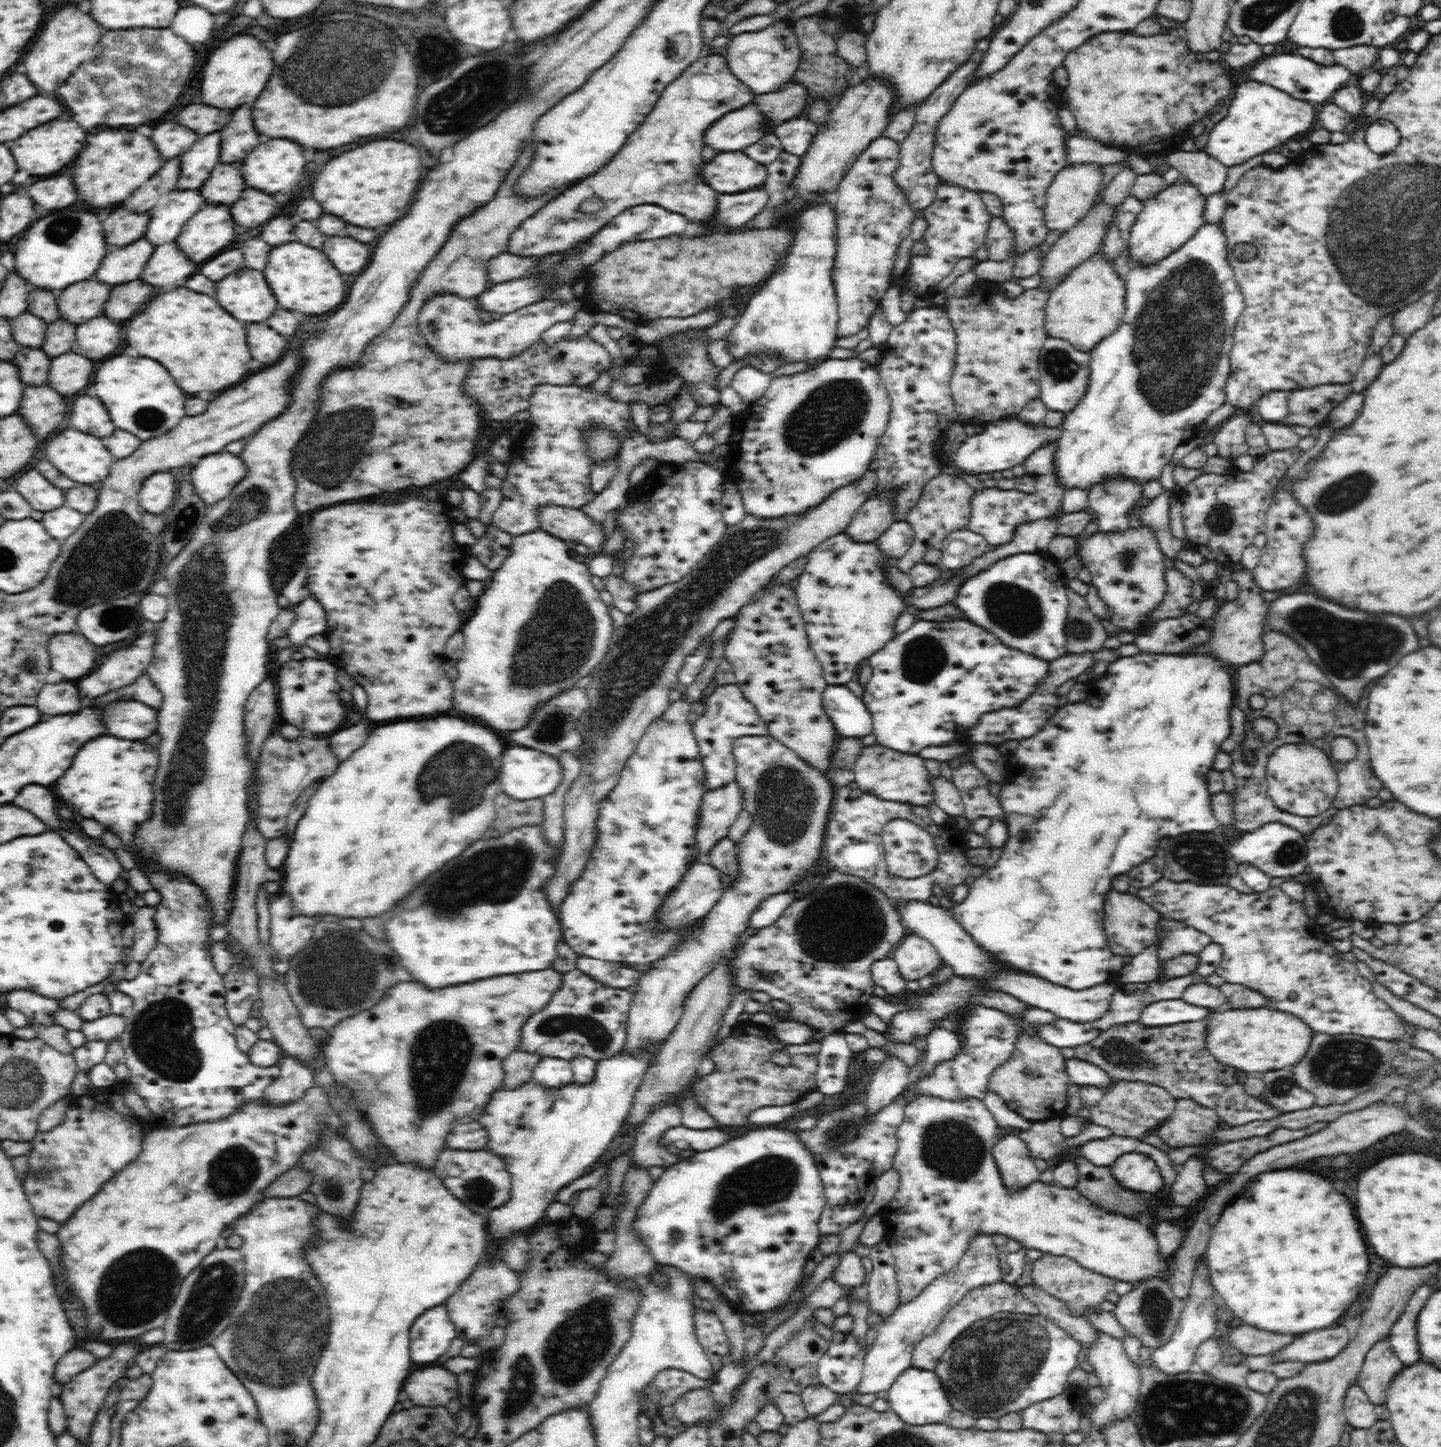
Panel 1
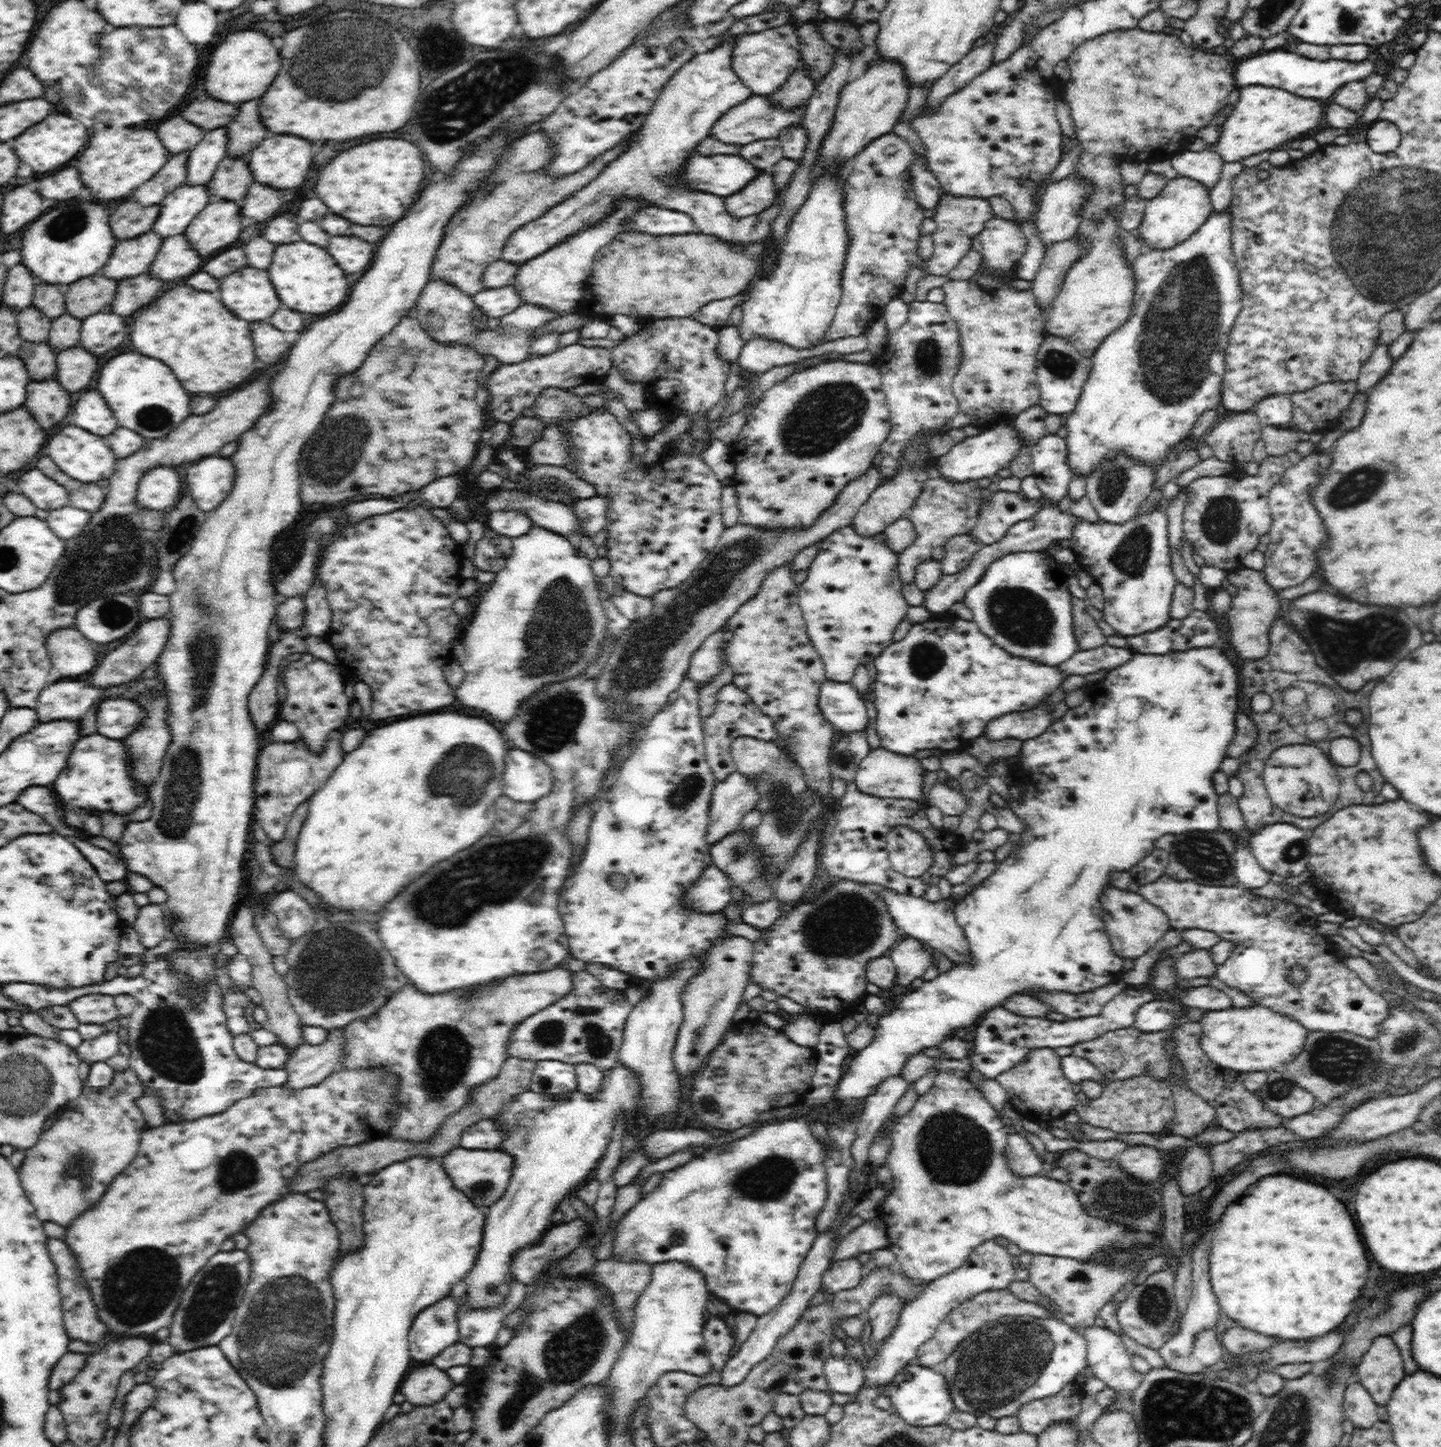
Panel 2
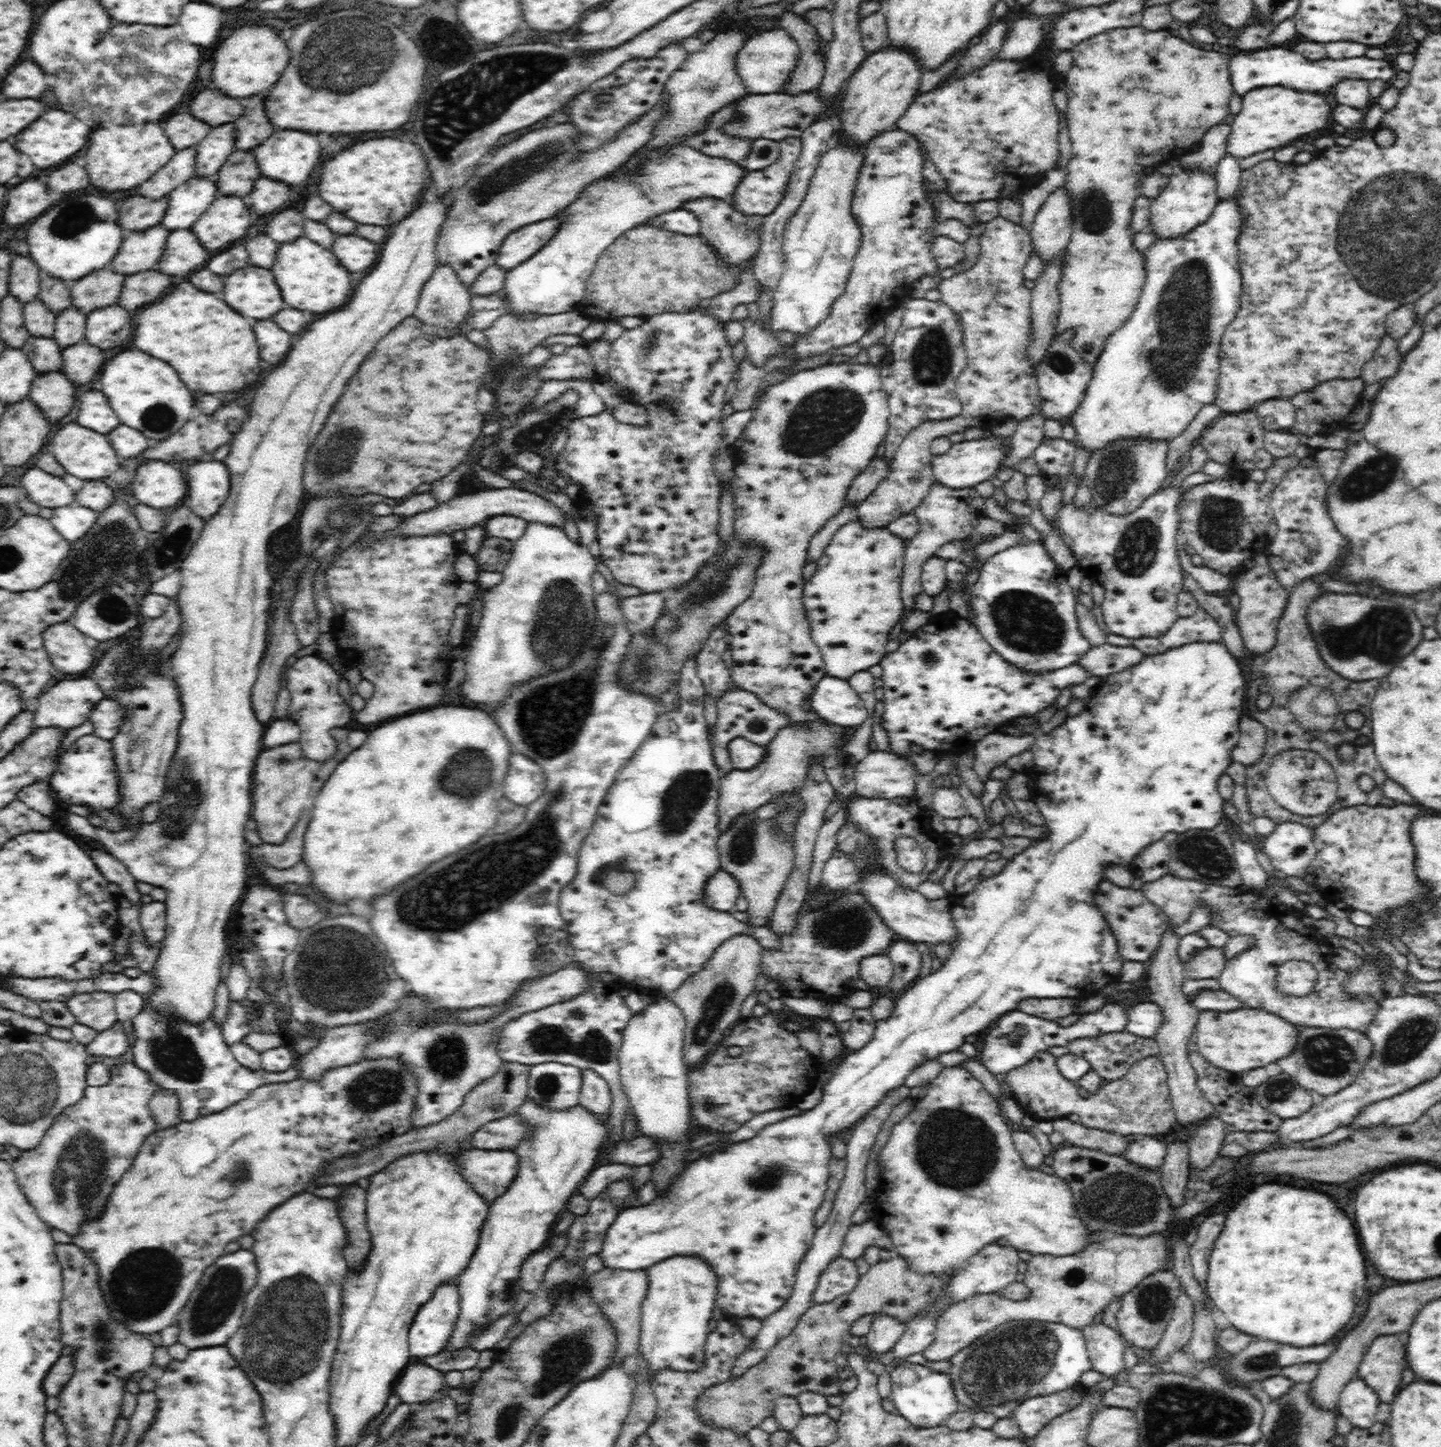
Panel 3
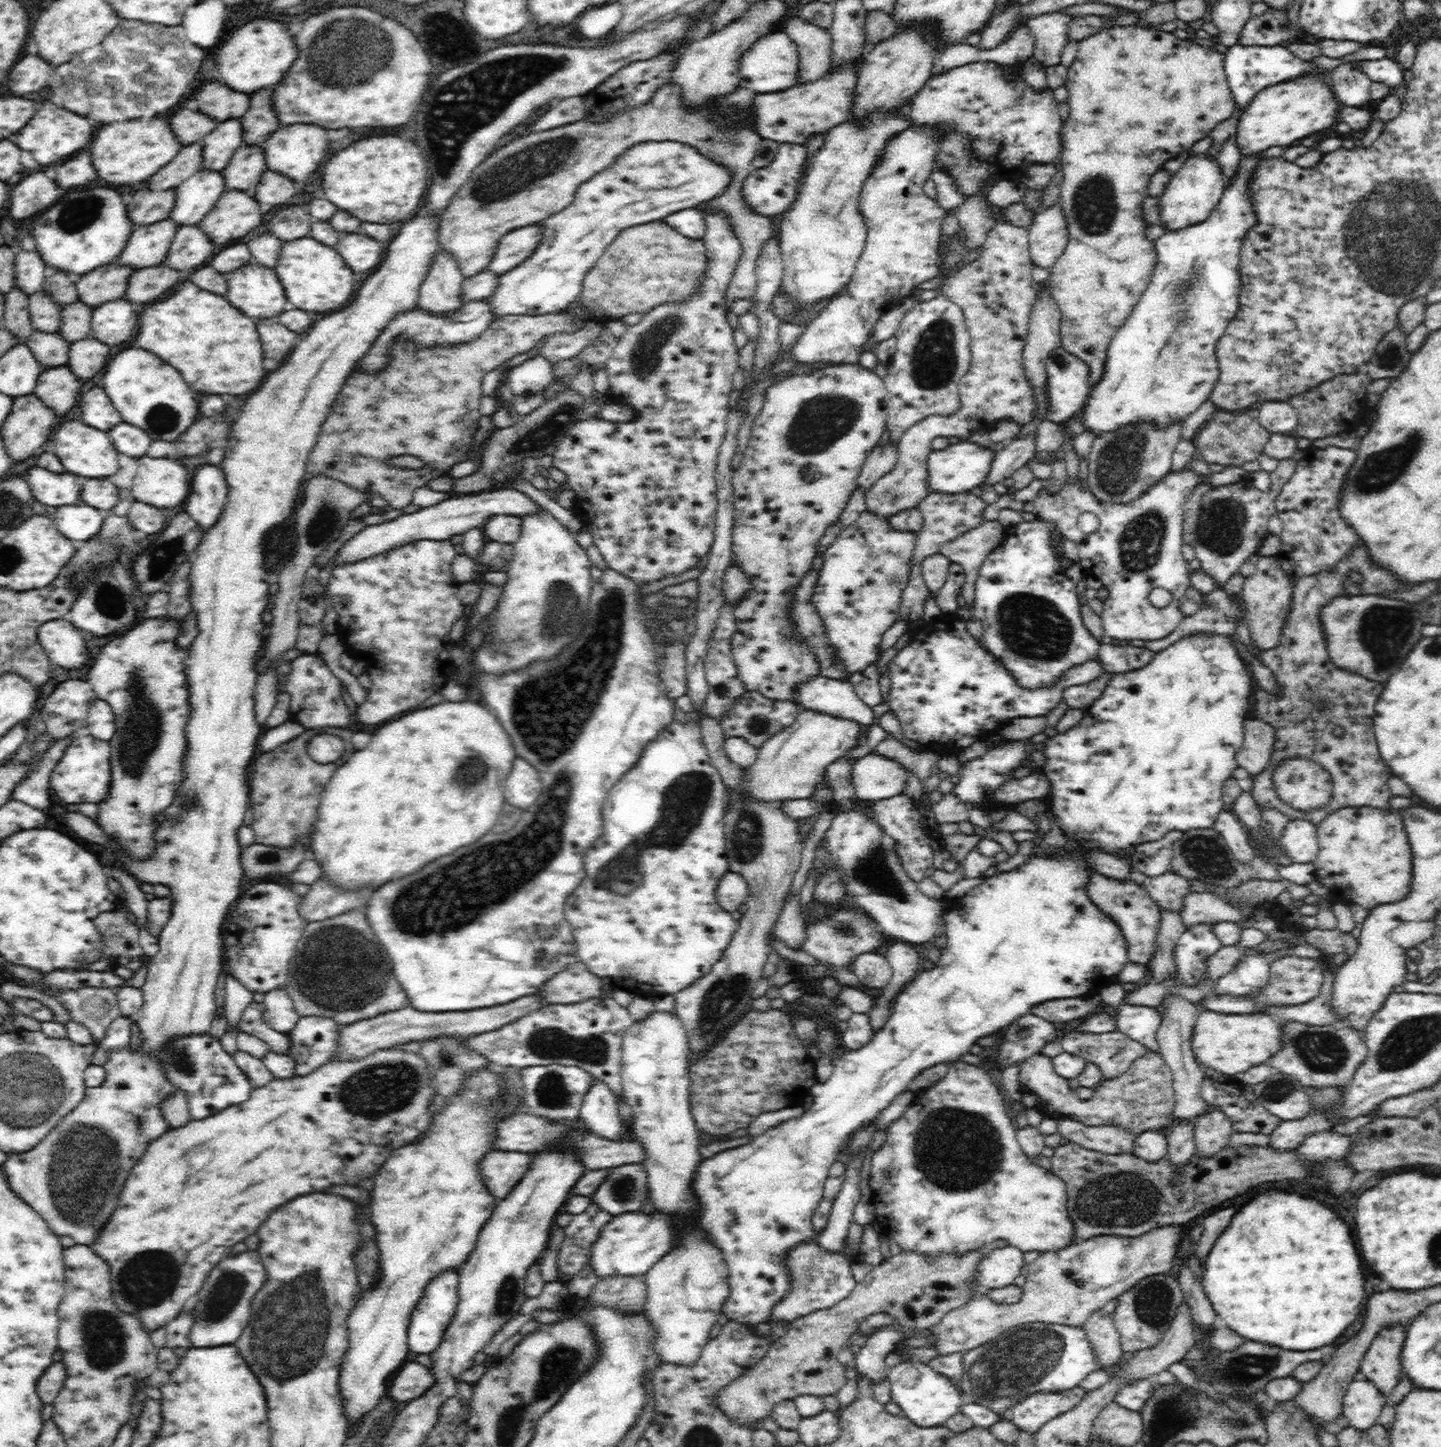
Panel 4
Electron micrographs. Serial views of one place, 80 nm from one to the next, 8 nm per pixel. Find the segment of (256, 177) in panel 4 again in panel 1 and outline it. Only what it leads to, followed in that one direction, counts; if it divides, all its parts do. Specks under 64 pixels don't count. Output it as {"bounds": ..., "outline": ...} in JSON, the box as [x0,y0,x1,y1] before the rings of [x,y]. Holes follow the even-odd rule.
{"bounds":[198,162,246,205],"outline":[[[219,162],[198,189],[206,205],[232,205],[246,190],[240,162]]]}

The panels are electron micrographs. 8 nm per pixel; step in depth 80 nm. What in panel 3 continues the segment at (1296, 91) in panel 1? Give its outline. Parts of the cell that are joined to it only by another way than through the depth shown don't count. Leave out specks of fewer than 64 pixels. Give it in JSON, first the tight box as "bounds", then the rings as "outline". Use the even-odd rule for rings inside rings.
{"bounds":[1228,46,1398,98],"outline":[[[1280,46],[1250,51],[1237,50],[1237,53],[1232,53],[1228,71],[1230,71],[1234,94],[1240,95],[1241,98],[1253,88],[1272,86],[1287,86],[1300,92],[1320,92],[1320,94],[1330,92],[1332,94],[1332,86],[1344,78],[1362,78],[1366,81],[1372,78],[1382,78],[1382,80],[1391,82],[1390,78],[1398,73],[1393,68],[1392,59],[1384,61],[1384,59],[1370,59],[1362,56],[1340,60],[1331,58],[1310,60],[1292,49]]]}

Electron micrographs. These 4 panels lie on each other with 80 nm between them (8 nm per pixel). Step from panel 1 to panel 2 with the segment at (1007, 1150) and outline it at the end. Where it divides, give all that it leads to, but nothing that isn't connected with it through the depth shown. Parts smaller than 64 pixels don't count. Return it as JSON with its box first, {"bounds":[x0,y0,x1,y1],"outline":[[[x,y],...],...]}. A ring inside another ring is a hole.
{"bounds":[1007,1131,1043,1177],"outline":[[[1010,1131],[1007,1138],[1008,1169],[1014,1172],[1016,1177],[1032,1177],[1041,1175],[1043,1171],[1042,1161],[1038,1159],[1038,1153],[1026,1136]]]}

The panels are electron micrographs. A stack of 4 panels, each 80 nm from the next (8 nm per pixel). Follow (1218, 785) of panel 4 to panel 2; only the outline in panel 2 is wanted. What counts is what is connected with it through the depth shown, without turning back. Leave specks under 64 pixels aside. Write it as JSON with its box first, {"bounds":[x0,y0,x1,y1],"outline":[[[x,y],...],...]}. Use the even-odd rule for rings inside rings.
{"bounds":[612,647,1241,1317],"outline":[[[1218,647],[1190,648],[1184,652],[1170,652],[1168,654],[1151,655],[1135,653],[1128,662],[1117,666],[1107,672],[1105,678],[1088,685],[1089,692],[1086,700],[1072,708],[1060,718],[1053,721],[1048,729],[1036,738],[1025,740],[1020,750],[1021,762],[1018,767],[1034,772],[1034,779],[1028,782],[1020,782],[1025,789],[1016,801],[1010,797],[1007,808],[1026,823],[1026,830],[1014,838],[1014,851],[1006,859],[992,867],[993,874],[986,877],[982,882],[973,886],[969,895],[966,895],[954,906],[954,914],[960,928],[964,929],[964,935],[970,945],[970,959],[968,965],[954,965],[950,971],[939,974],[934,980],[924,981],[923,984],[905,995],[897,1008],[886,1016],[879,1017],[879,1025],[875,1028],[875,1036],[872,1042],[857,1051],[852,1059],[848,1070],[842,1074],[838,1086],[834,1088],[834,1096],[831,1101],[825,1103],[834,1112],[844,1114],[842,1117],[856,1115],[856,1110],[865,1103],[867,1096],[872,1094],[875,1086],[892,1075],[902,1075],[902,1068],[909,1056],[924,1050],[924,1048],[939,1048],[939,1044],[948,1037],[954,1036],[957,1028],[963,1028],[969,1032],[987,1011],[996,1007],[1002,1007],[1003,1002],[1012,995],[1026,991],[1026,994],[1038,991],[1060,991],[1068,993],[1083,993],[1092,991],[1098,987],[1114,984],[1118,977],[1124,973],[1124,960],[1119,957],[1112,948],[1108,934],[1105,931],[1103,910],[1100,906],[1100,894],[1109,886],[1110,874],[1114,872],[1129,871],[1140,860],[1153,850],[1154,842],[1168,834],[1182,834],[1194,830],[1216,830],[1220,828],[1220,818],[1217,809],[1218,793],[1215,791],[1212,775],[1220,771],[1222,760],[1228,757],[1229,742],[1236,736],[1236,714],[1239,713],[1238,704],[1241,699],[1240,684],[1238,683],[1238,670],[1228,659],[1224,649]],[[810,1117],[768,1123],[768,1126],[762,1126],[740,1140],[709,1148],[697,1157],[693,1156],[684,1166],[678,1166],[674,1170],[664,1172],[660,1185],[656,1186],[650,1194],[644,1195],[642,1200],[626,1215],[622,1216],[622,1220],[618,1222],[615,1229],[617,1234],[614,1239],[612,1258],[618,1259],[618,1261],[644,1261],[651,1265],[663,1262],[682,1262],[699,1270],[703,1274],[708,1290],[714,1293],[721,1302],[724,1302],[732,1312],[737,1310],[757,1317],[771,1312],[786,1298],[785,1296],[789,1293],[796,1276],[798,1276],[802,1261],[812,1249],[814,1240],[819,1234],[815,1229],[816,1219],[824,1209],[827,1200],[828,1186],[826,1169],[824,1169],[823,1164],[825,1147],[824,1143],[816,1140],[810,1132],[809,1123],[811,1122],[817,1122],[817,1120]]]}

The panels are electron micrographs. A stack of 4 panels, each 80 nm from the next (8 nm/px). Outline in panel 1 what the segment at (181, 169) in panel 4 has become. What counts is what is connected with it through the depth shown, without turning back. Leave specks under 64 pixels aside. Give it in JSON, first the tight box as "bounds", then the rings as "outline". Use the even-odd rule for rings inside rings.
{"bounds":[120,157,180,214],"outline":[[[179,157],[164,161],[160,170],[152,175],[139,189],[136,189],[126,200],[120,203],[120,208],[128,212],[145,214],[156,207],[161,196],[175,190],[180,174]]]}

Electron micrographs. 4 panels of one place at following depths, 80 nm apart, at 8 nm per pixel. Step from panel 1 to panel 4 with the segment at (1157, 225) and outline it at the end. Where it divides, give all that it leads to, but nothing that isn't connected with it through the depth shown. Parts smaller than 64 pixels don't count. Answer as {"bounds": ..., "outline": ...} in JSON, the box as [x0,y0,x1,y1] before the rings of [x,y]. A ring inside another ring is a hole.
{"bounds":[1159,155,1226,230],"outline":[[[1201,155],[1189,156],[1181,168],[1172,174],[1166,190],[1159,196],[1161,225],[1170,230],[1182,230],[1188,226],[1205,222],[1218,207],[1226,180],[1216,158]]]}

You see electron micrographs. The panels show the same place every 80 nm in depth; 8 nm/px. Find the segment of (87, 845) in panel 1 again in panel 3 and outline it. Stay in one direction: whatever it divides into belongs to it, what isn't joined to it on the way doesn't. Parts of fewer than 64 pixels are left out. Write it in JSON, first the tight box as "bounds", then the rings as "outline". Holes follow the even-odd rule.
{"bounds":[86,848,143,908],"outline":[[[87,848],[86,852],[90,854],[91,859],[99,867],[105,879],[109,883],[119,885],[119,888],[122,890],[121,896],[126,897],[141,908],[143,905],[140,900],[142,894],[136,888],[136,880],[126,866],[120,863],[112,854],[100,849]]]}

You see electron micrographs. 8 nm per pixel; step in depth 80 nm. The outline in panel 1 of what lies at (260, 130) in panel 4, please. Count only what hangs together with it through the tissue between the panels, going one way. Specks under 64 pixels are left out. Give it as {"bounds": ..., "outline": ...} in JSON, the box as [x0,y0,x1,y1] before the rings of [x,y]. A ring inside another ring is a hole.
{"bounds":[219,108,263,164],"outline":[[[251,108],[233,109],[232,120],[221,128],[219,133],[221,136],[219,162],[224,164],[241,162],[263,141],[262,134],[258,134],[253,125]]]}

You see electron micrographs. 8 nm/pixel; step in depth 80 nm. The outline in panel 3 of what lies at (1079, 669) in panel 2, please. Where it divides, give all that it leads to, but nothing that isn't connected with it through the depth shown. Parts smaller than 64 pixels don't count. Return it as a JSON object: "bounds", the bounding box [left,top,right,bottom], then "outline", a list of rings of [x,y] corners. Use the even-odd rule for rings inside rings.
{"bounds":[1076,643,1146,677],"outline":[[[1104,643],[1090,647],[1076,663],[1090,675],[1105,677],[1137,665],[1145,656],[1146,654],[1132,646],[1122,647]]]}

